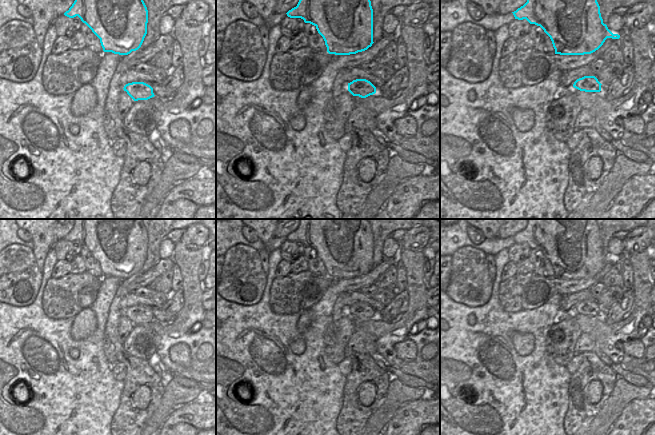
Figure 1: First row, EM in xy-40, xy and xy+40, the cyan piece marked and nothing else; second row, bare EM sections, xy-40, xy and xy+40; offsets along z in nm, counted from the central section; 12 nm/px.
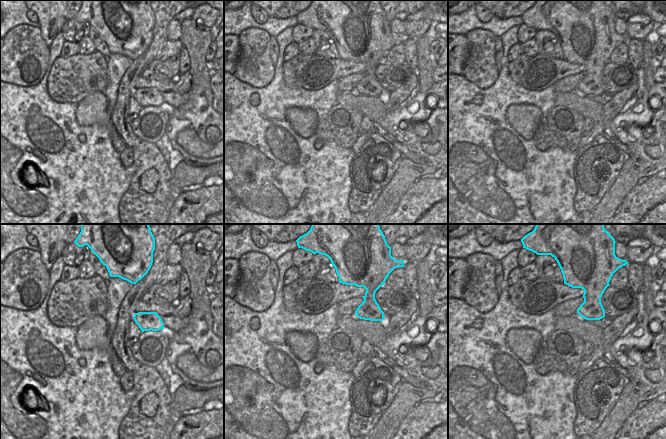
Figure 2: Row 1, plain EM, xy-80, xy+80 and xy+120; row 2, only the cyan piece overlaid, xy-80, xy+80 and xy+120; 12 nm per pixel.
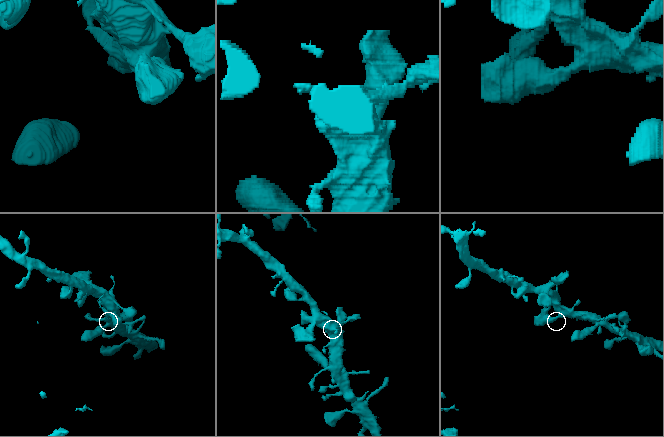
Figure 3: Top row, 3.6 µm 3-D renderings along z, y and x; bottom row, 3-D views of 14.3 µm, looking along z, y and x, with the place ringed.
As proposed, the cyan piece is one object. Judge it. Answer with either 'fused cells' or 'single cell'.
single cell

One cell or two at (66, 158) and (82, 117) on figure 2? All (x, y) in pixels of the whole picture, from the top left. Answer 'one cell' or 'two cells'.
two cells

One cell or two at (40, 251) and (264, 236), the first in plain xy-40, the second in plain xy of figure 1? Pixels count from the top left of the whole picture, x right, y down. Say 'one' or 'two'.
one

